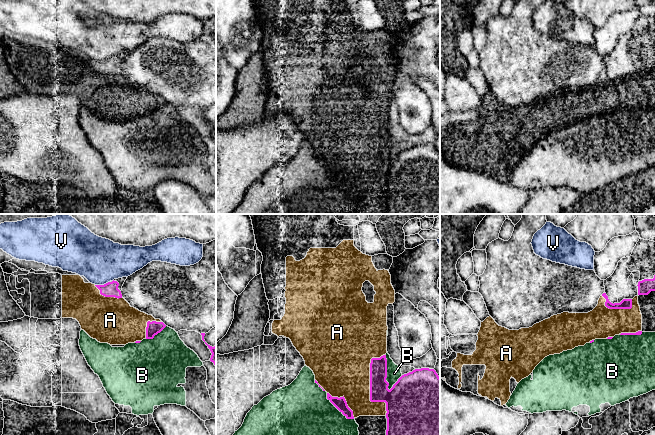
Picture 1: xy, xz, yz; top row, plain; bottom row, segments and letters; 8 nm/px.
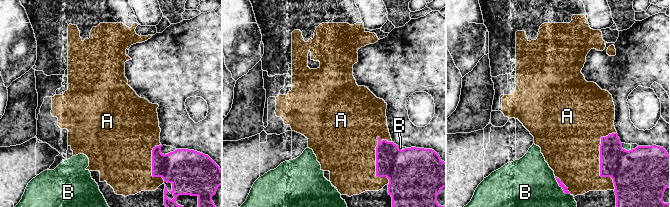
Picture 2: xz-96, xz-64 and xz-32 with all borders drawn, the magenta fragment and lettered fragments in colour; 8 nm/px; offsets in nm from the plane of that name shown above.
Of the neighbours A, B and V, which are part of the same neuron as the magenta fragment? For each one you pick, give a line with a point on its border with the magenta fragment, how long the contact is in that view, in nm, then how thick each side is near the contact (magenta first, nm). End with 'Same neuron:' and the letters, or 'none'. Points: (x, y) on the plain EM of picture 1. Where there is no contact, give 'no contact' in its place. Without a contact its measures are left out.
Same neuron: none

